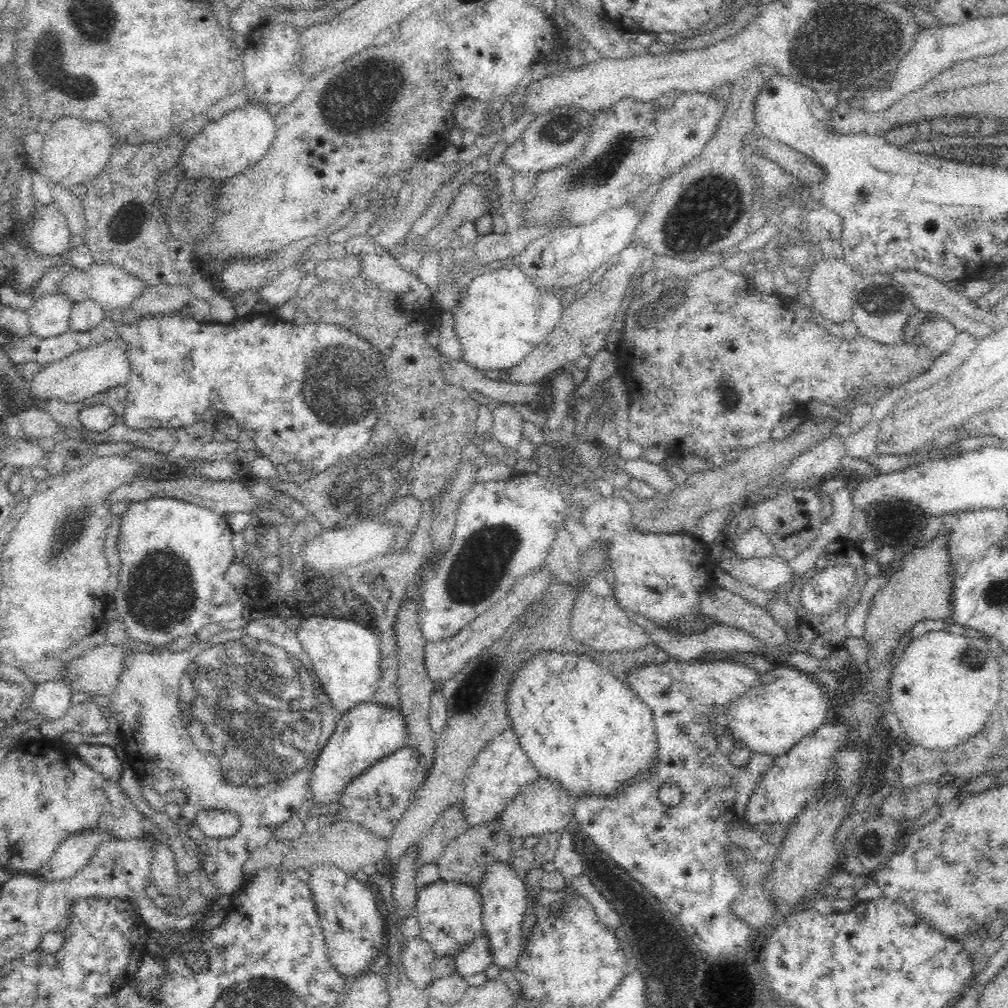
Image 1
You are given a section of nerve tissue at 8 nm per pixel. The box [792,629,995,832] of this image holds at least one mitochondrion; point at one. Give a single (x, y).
(974, 659)

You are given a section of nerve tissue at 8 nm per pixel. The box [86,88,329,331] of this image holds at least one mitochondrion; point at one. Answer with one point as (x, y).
(125, 226)

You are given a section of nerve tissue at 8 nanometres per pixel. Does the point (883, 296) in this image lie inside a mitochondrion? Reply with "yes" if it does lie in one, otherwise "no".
yes

